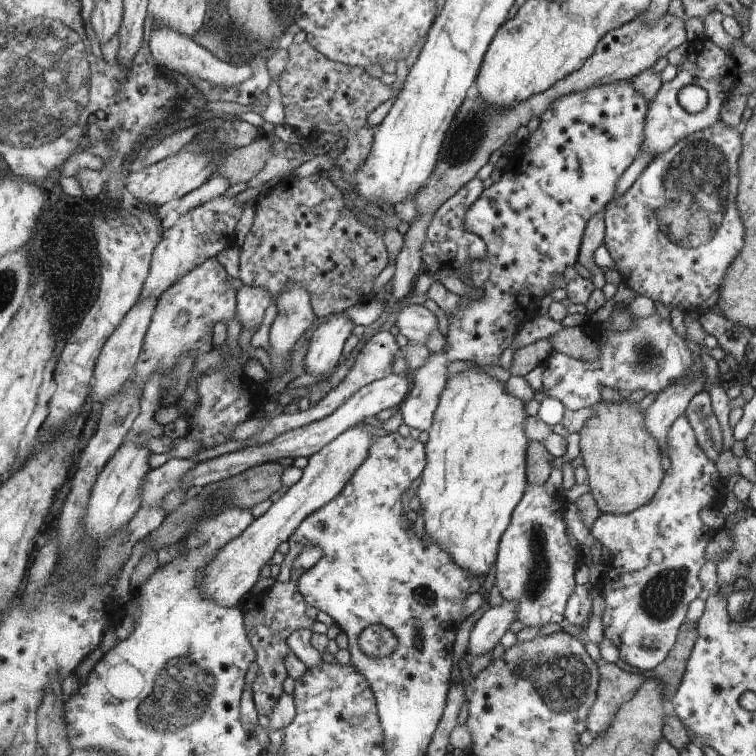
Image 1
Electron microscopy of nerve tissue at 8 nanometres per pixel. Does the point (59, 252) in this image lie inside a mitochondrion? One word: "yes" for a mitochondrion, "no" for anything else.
no

